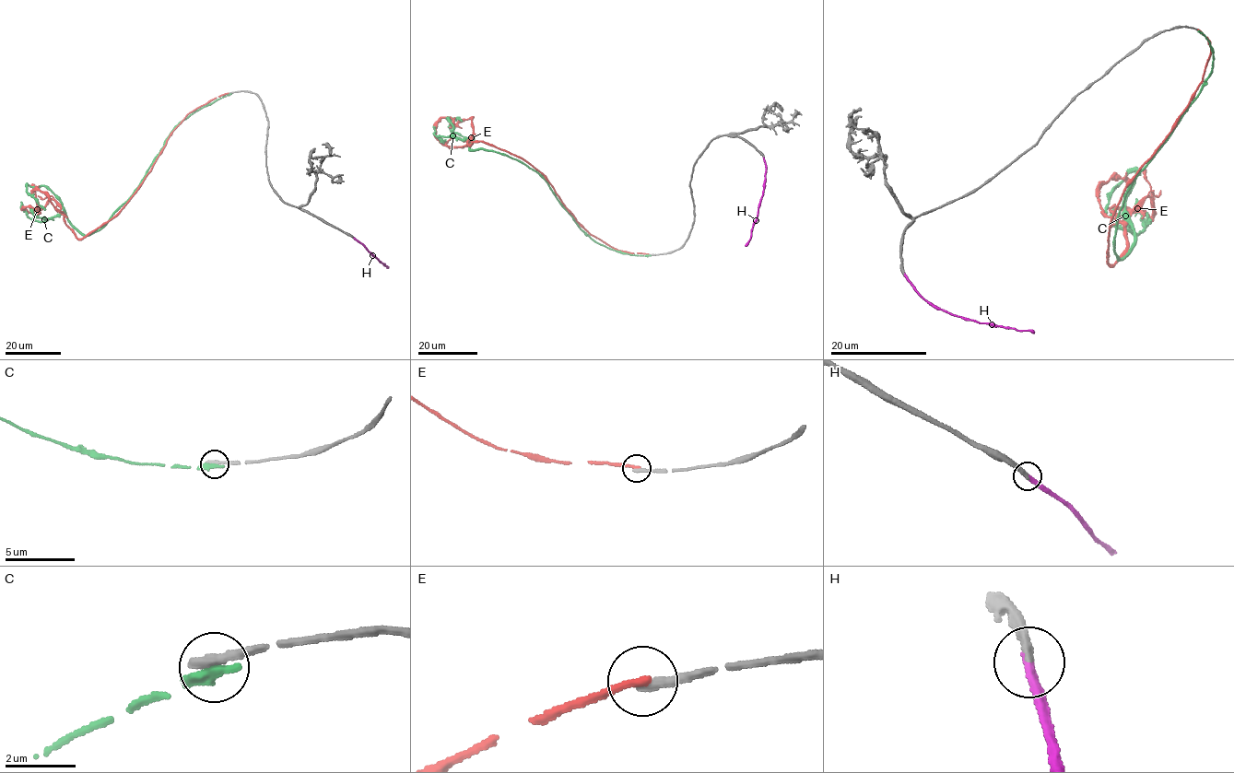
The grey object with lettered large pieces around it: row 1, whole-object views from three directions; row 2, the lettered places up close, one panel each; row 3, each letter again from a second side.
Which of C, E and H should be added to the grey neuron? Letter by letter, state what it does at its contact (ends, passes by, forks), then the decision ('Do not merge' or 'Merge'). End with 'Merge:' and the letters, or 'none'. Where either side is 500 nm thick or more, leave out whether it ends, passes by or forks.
C: It ends there. Do not merge
E: It ends there. Do not merge
H: It ends there. Merge
Merge: H

